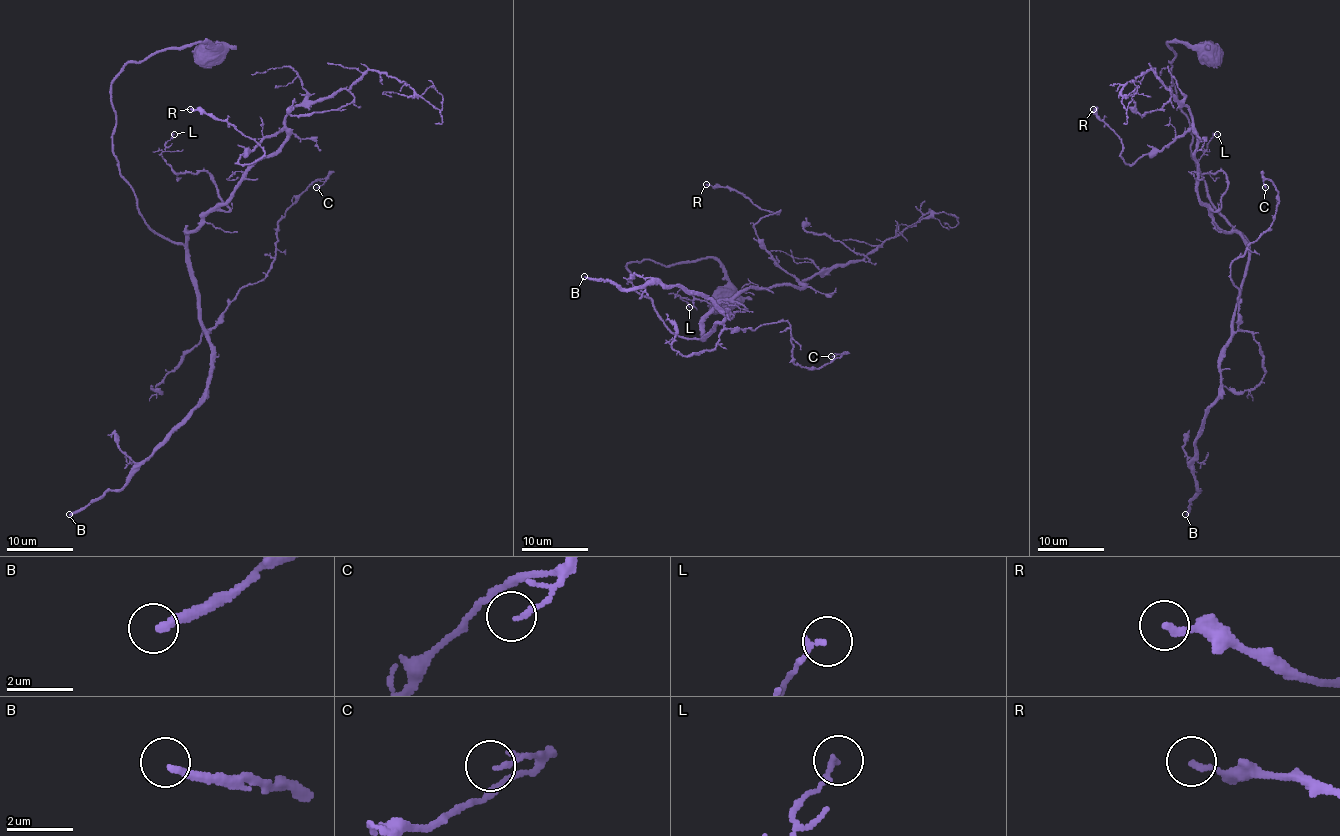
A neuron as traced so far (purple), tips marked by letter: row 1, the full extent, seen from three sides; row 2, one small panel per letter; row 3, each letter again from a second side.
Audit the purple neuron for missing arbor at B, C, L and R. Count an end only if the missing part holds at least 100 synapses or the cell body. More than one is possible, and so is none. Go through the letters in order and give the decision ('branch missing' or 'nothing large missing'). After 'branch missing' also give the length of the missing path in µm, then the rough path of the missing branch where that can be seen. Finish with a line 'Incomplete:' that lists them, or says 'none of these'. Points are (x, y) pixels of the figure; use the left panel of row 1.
B: branch missing | 140 µm
C: nothing large missing
L: nothing large missing
R: nothing large missing
Incomplete: B

